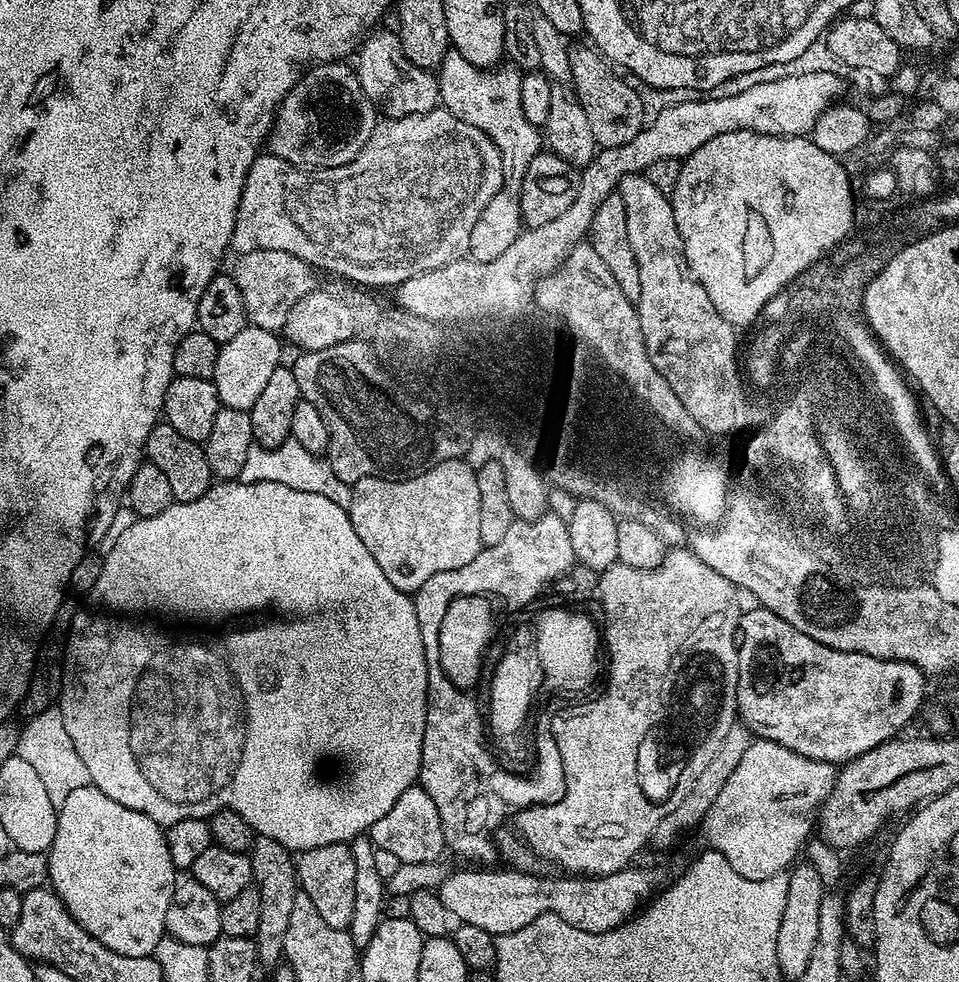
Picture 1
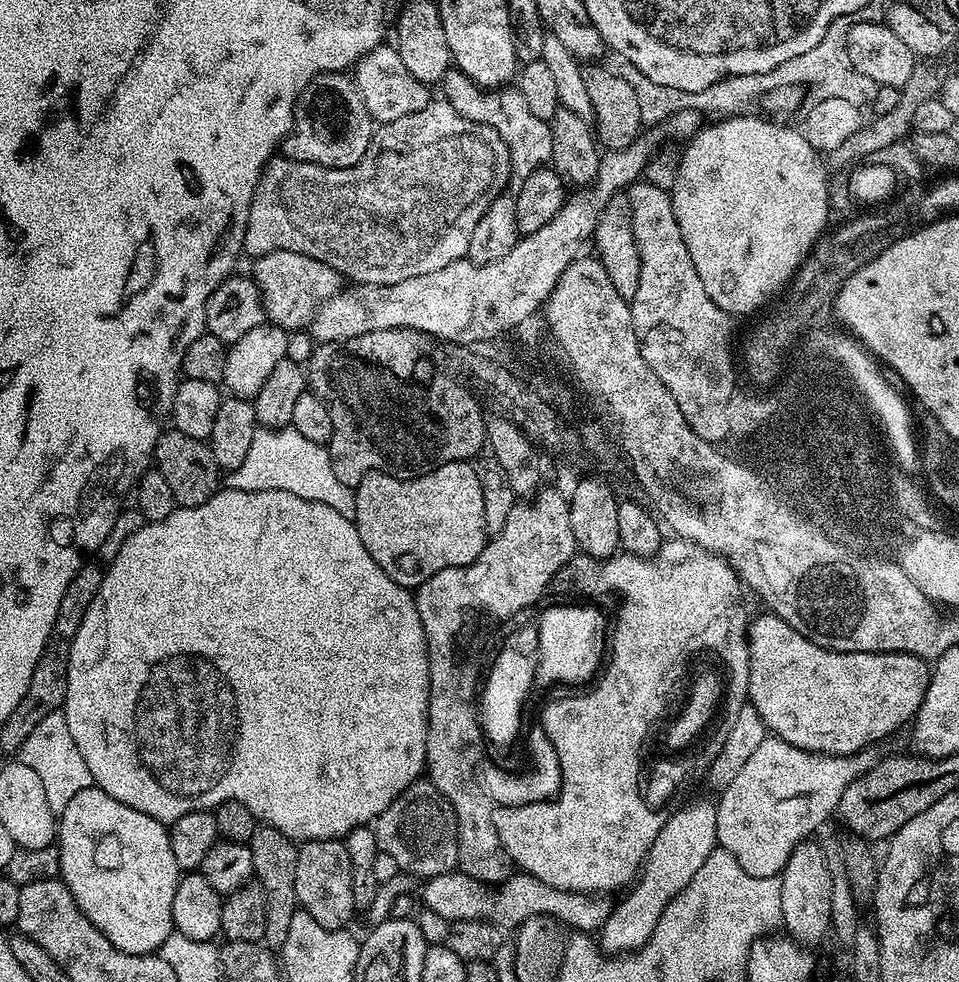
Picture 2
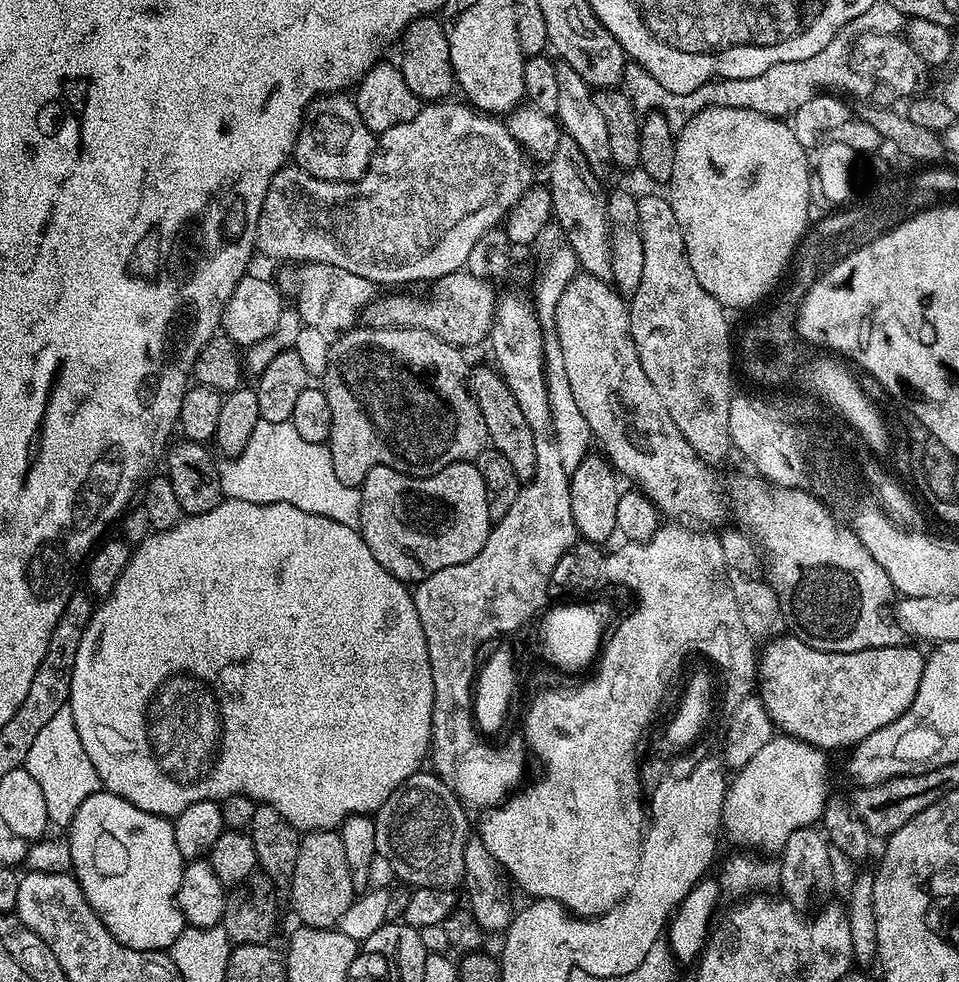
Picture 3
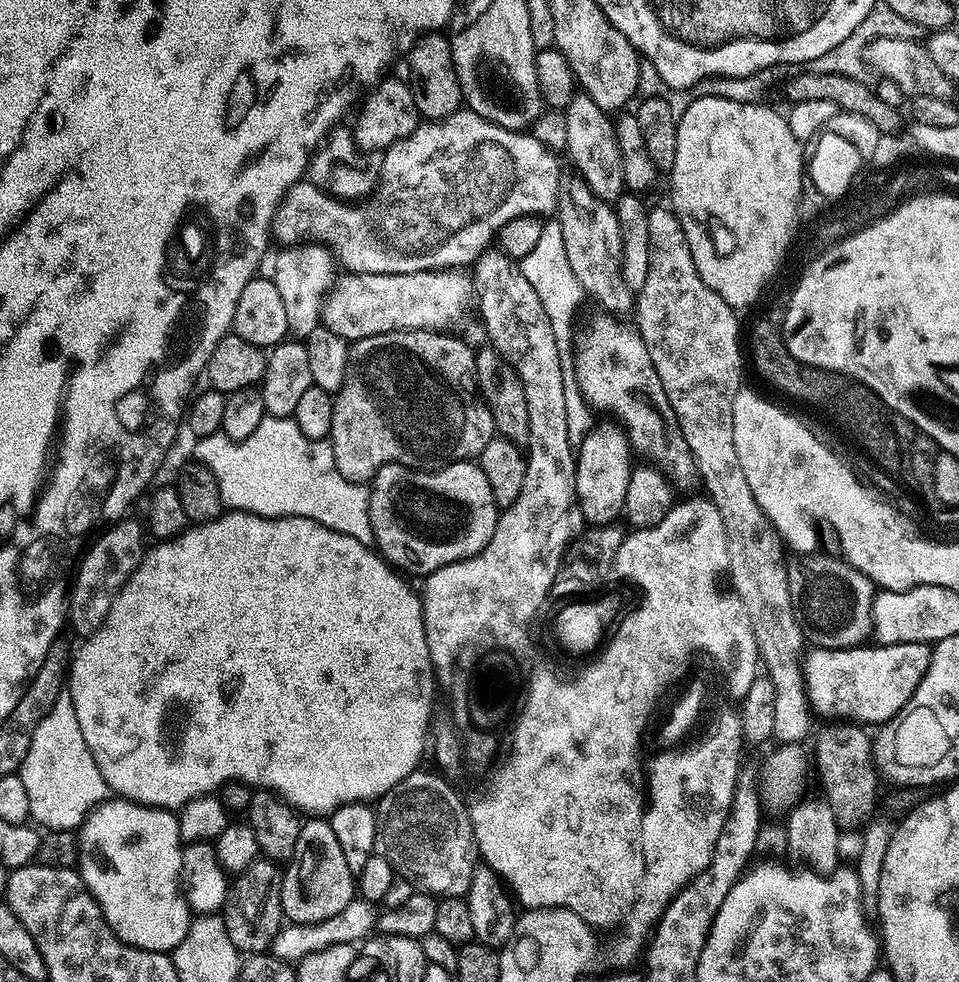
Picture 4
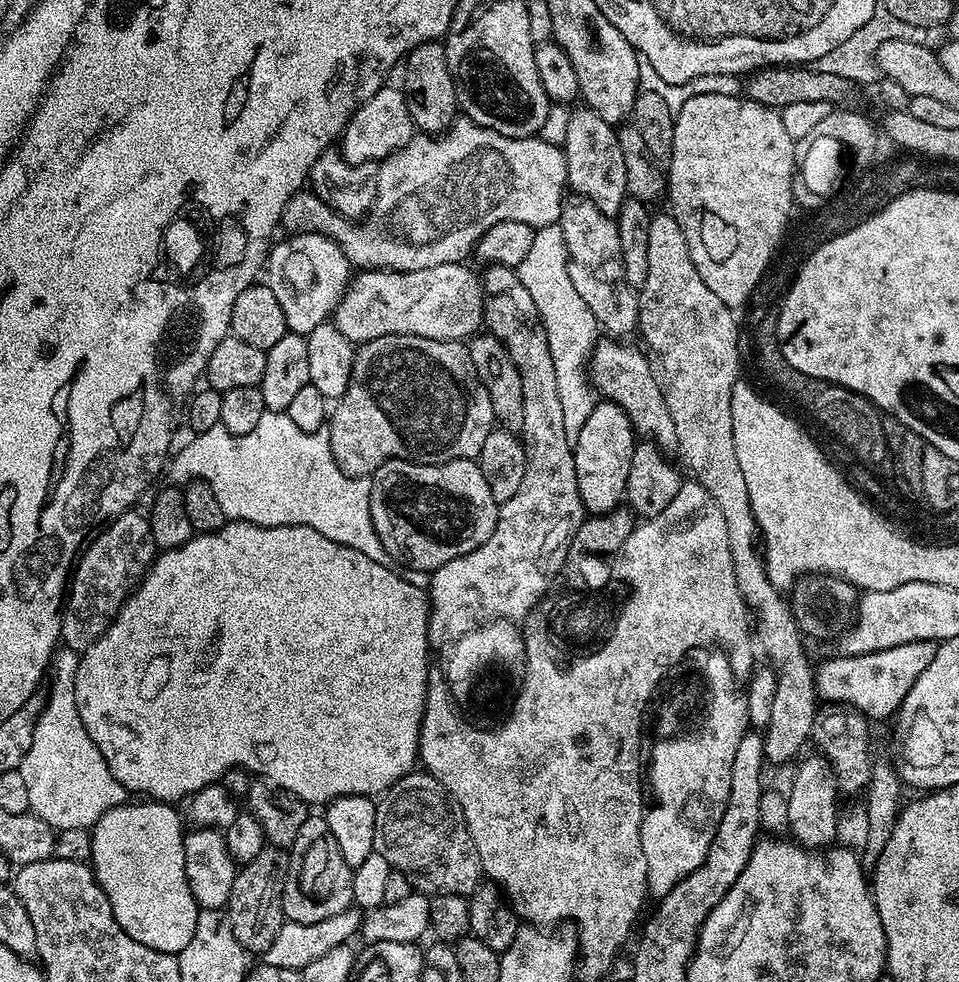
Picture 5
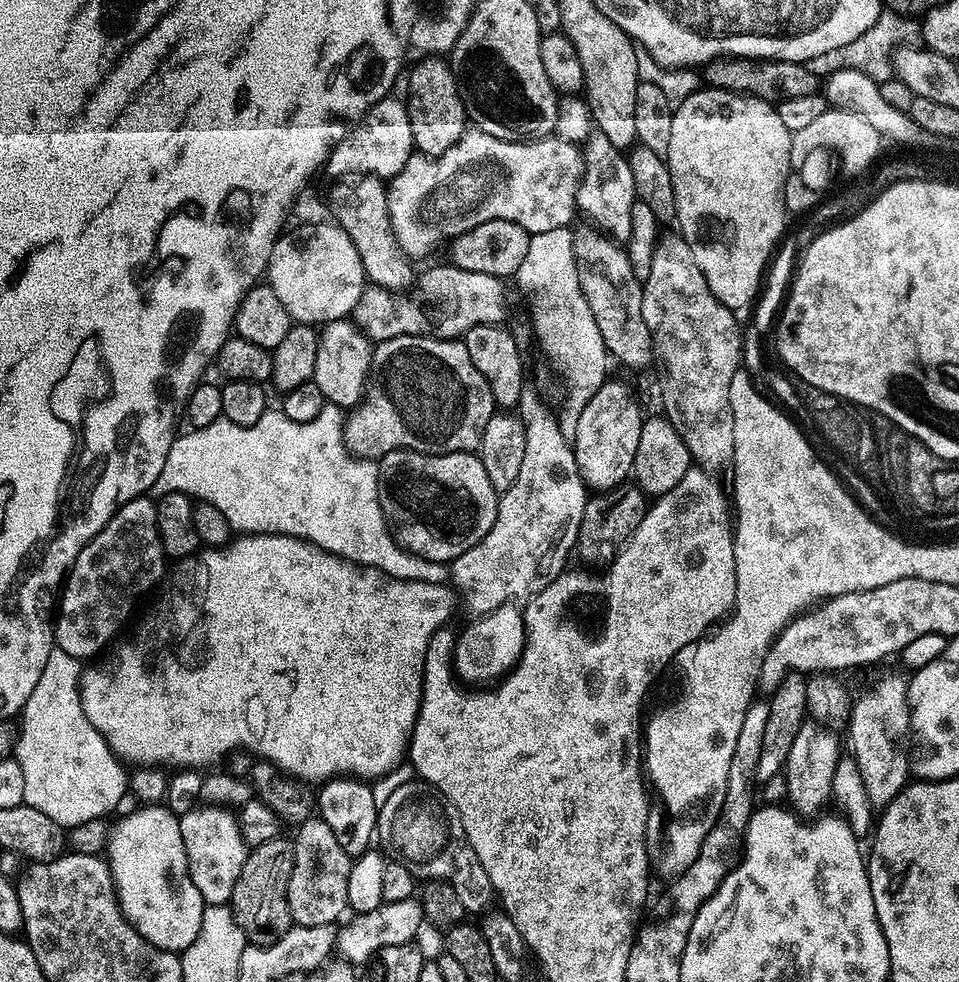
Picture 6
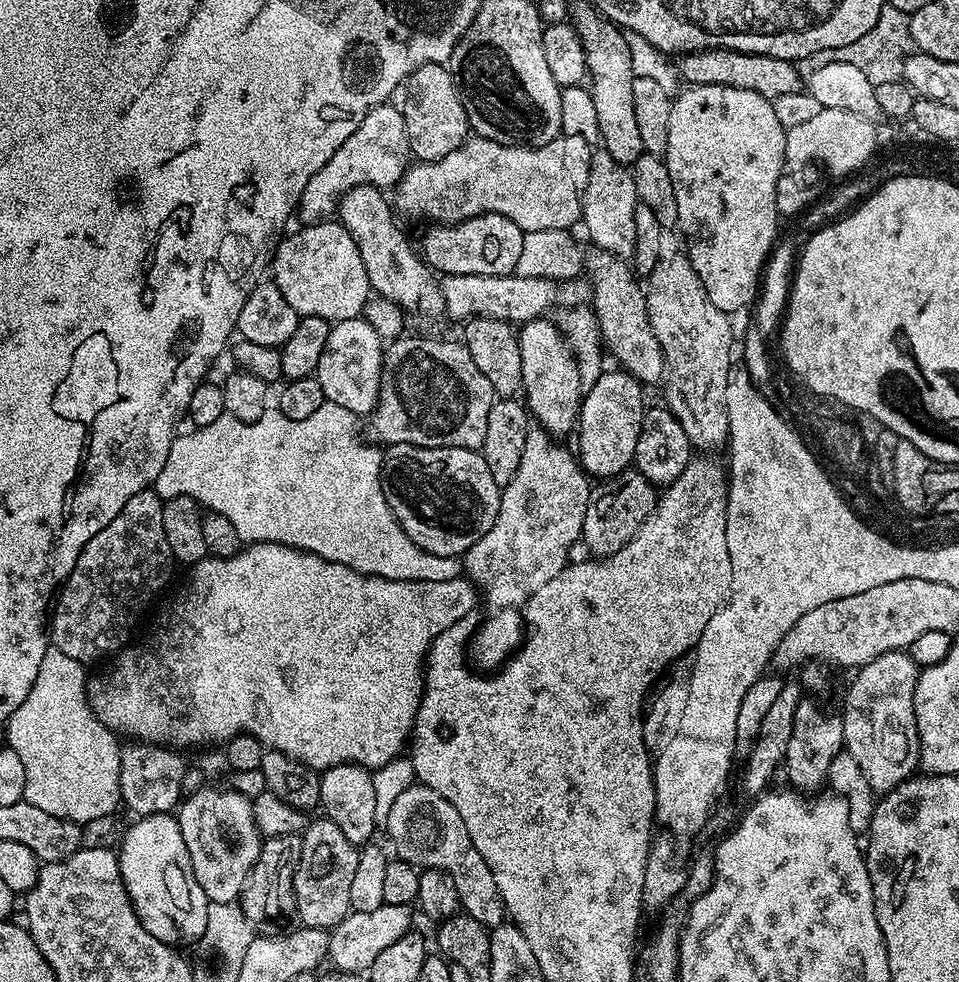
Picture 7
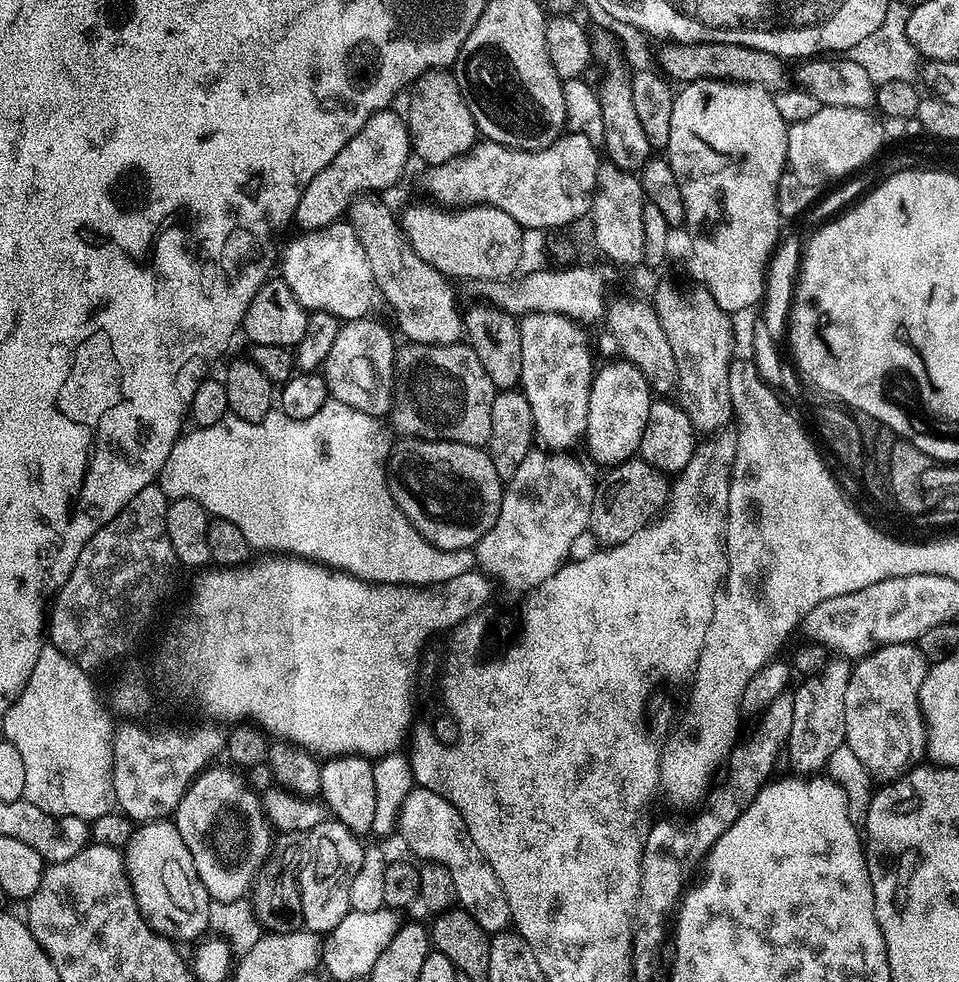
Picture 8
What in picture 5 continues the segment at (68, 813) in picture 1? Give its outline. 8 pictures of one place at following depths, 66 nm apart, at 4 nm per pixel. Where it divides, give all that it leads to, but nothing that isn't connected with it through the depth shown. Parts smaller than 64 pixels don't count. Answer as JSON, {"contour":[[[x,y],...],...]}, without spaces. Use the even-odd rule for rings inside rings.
{"contour":[[[125,802],[103,812],[90,831],[90,867],[122,930],[155,952],[178,954],[194,936],[198,905],[186,882],[182,816],[168,802]]]}

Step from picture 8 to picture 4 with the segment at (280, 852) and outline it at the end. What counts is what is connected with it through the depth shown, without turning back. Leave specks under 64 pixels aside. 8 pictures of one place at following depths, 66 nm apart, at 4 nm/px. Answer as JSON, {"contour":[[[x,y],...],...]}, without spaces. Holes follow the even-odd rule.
{"contour":[[[257,858],[246,871],[231,881],[222,915],[226,922],[226,934],[230,934],[230,942],[234,942],[242,954],[268,952],[274,938],[280,933],[285,923],[280,897],[283,881],[281,865],[267,858]]]}

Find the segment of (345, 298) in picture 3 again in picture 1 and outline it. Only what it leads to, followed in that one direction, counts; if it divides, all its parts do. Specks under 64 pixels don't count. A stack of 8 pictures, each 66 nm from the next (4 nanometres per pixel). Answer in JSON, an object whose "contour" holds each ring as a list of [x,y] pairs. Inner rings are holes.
{"contour":[[[259,248],[243,253],[237,260],[240,261],[237,262],[236,269],[231,269],[230,275],[238,290],[242,290],[242,302],[246,306],[248,324],[253,328],[279,333],[286,318],[290,318],[290,310],[294,310],[299,300],[315,292],[318,287],[317,273],[312,265],[286,250]]]}

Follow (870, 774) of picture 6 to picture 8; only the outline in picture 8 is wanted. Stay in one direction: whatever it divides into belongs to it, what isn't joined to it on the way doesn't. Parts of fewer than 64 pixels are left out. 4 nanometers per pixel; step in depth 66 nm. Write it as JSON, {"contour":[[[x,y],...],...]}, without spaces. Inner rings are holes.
{"contour":[[[913,643],[880,645],[853,665],[845,693],[845,745],[877,781],[896,780],[925,757],[927,723],[920,708],[920,692],[929,669],[927,657]]]}

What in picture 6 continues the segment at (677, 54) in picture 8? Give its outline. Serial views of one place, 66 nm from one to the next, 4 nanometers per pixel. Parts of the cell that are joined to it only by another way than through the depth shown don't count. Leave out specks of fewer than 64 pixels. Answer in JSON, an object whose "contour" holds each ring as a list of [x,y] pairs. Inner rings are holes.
{"contour":[[[721,58],[703,65],[702,80],[710,88],[721,88],[727,92],[756,96],[760,100],[769,102],[779,102],[790,98],[806,98],[806,94],[817,94],[822,88],[821,77],[807,63],[799,60]]]}

